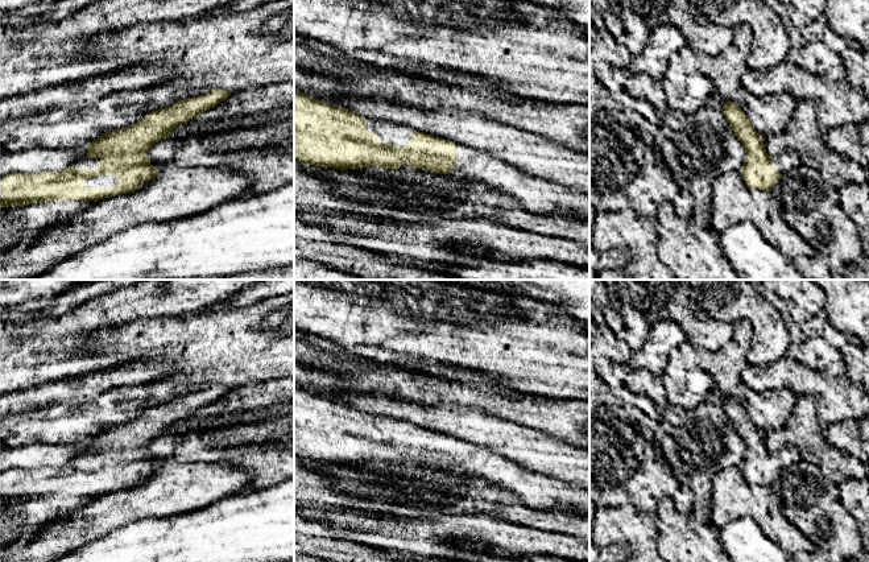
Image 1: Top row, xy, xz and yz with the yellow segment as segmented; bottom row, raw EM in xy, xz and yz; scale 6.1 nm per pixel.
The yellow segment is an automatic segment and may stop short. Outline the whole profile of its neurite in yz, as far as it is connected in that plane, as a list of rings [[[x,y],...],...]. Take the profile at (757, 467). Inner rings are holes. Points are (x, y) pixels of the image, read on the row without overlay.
[[[728,396],[721,406],[737,435],[745,443],[746,451],[741,470],[749,485],[770,487],[783,470],[802,460],[795,446],[786,446],[775,453],[770,453],[766,449],[764,434],[757,429],[749,413],[737,400]]]

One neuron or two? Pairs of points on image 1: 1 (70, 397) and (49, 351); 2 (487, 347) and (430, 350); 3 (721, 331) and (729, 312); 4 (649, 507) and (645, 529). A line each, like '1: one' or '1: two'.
1: two
2: one
3: two
4: two

